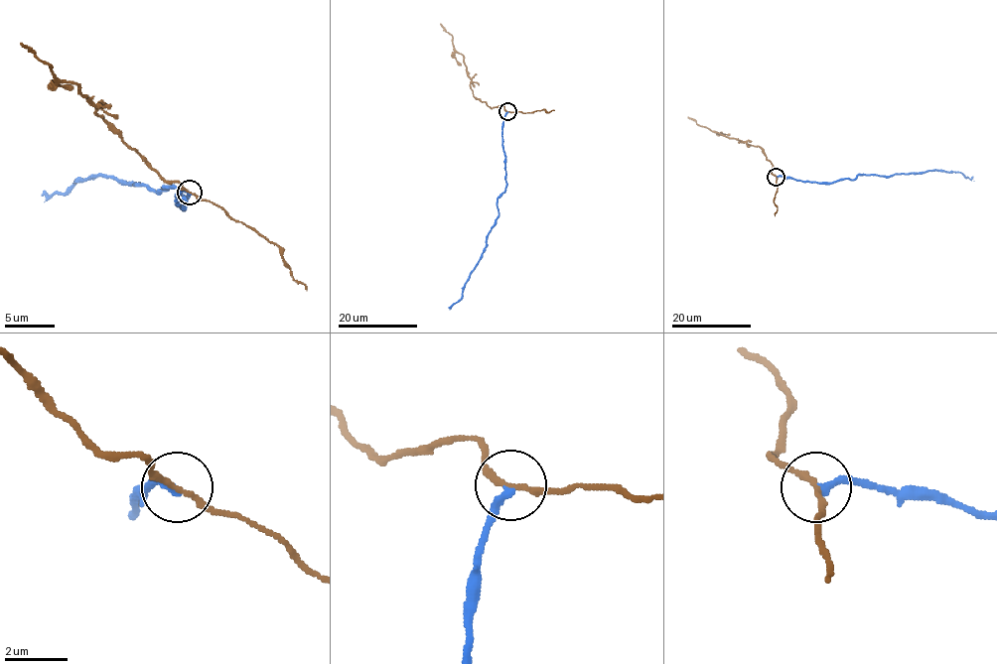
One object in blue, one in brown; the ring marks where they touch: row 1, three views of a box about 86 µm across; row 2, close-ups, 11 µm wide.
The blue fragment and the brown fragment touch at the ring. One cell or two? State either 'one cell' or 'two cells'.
two cells

